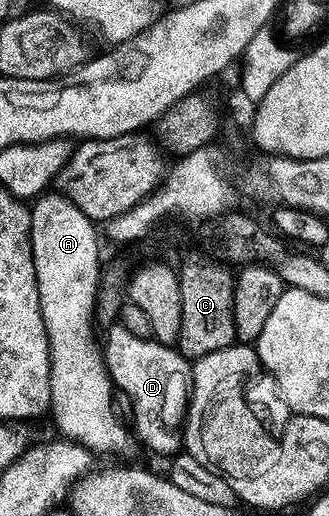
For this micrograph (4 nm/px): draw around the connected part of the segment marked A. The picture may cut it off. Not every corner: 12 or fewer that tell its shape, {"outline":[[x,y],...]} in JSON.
{"outline":[[35,198],[50,417],[93,454],[134,443],[94,328],[97,226]]}

